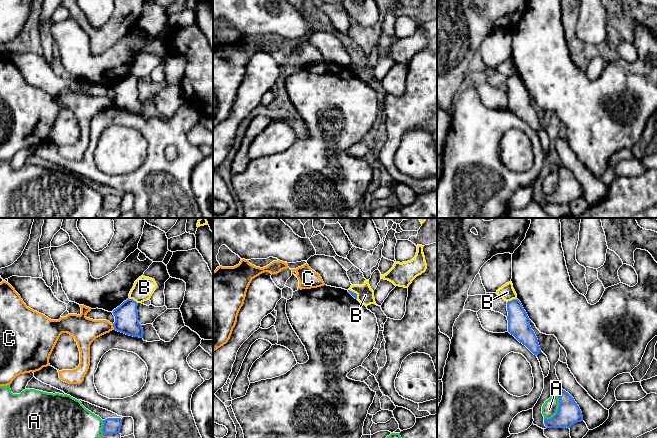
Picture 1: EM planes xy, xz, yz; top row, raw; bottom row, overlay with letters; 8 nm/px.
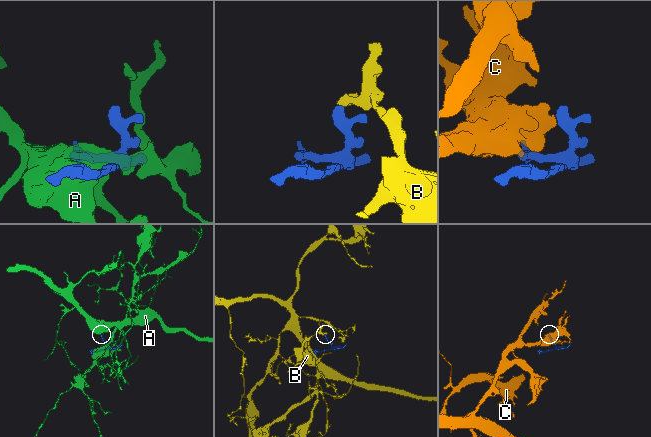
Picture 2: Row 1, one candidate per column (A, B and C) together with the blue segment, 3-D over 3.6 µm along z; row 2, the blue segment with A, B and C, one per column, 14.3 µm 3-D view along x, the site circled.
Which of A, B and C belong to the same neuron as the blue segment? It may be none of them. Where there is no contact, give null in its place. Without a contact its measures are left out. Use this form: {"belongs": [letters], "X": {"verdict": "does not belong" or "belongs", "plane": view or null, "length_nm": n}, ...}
{"belongs": [], "A": {"verdict": "does not belong", "plane": "yz", "length_nm": 220}, "B": {"verdict": "does not belong", "plane": "yz", "length_nm": 90}, "C": {"verdict": "does not belong", "plane": "xy", "length_nm": 50}}

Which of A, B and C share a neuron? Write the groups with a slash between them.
A / B / C

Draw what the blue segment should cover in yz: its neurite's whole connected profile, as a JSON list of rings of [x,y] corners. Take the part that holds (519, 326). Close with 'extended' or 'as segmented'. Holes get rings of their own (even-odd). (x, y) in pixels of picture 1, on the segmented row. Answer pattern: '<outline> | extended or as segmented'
[[[518,299],[507,302],[508,332],[520,343],[525,345],[534,355],[538,356],[541,349],[538,339],[531,329],[530,319]]] | as segmented

